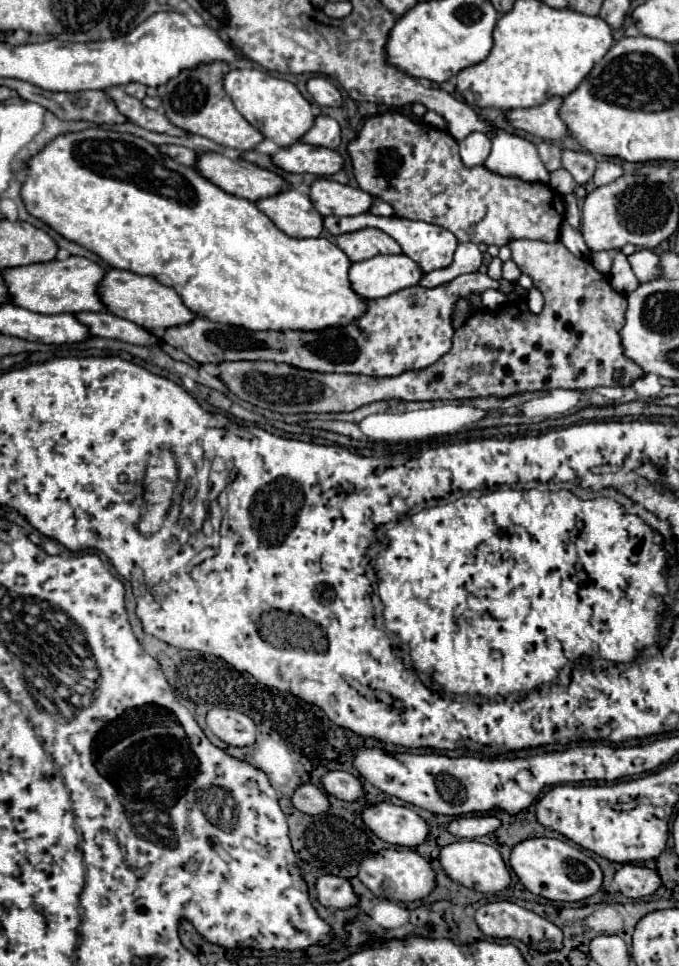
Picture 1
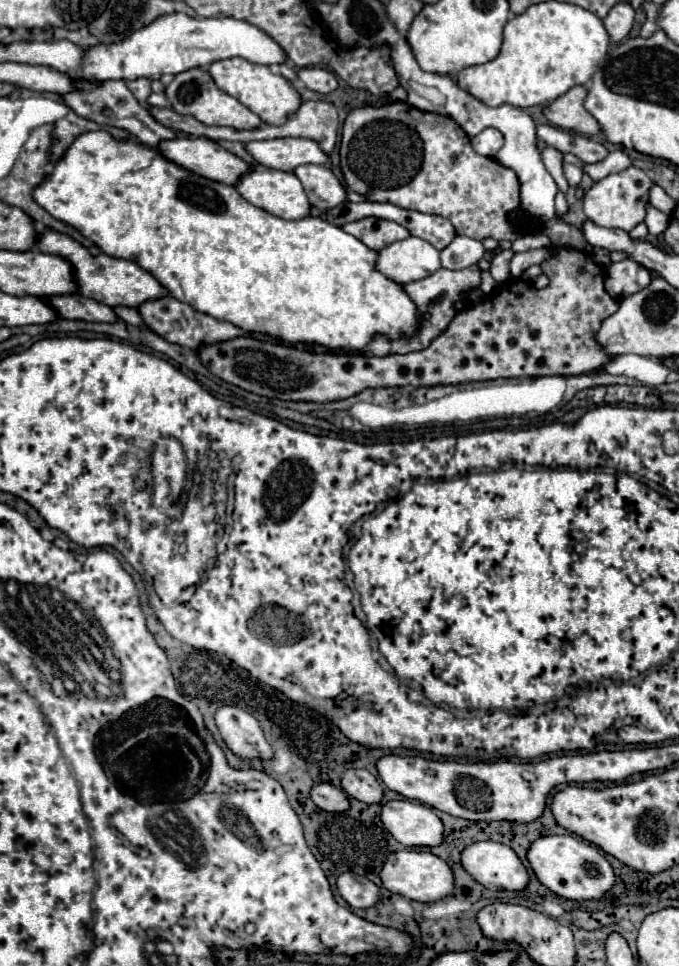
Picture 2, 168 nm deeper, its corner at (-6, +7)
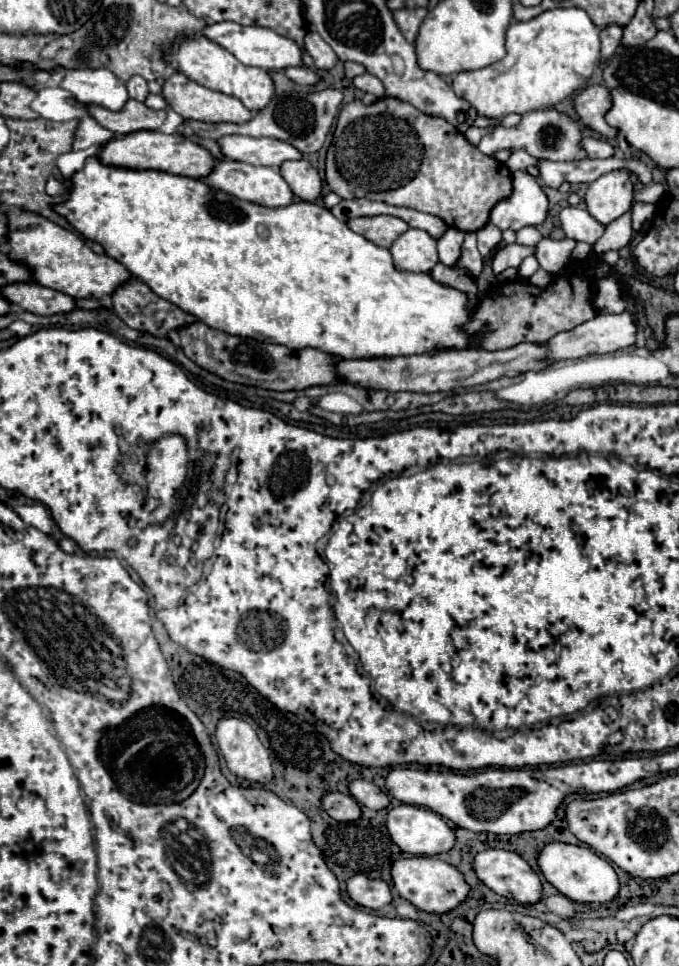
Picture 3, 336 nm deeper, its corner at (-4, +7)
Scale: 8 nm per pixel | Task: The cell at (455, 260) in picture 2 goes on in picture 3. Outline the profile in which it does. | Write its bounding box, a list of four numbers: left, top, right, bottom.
[438,228,464,268]

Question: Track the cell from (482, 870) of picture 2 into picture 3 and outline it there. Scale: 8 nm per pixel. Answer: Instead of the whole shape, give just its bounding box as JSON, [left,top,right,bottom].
[474,850,542,904]

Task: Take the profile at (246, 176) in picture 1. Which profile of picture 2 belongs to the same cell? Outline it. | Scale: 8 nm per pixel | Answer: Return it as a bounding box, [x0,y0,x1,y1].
[158,138,250,184]

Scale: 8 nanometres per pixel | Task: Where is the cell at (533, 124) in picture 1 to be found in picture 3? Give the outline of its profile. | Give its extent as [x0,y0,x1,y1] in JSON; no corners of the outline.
[574,86,618,138]

